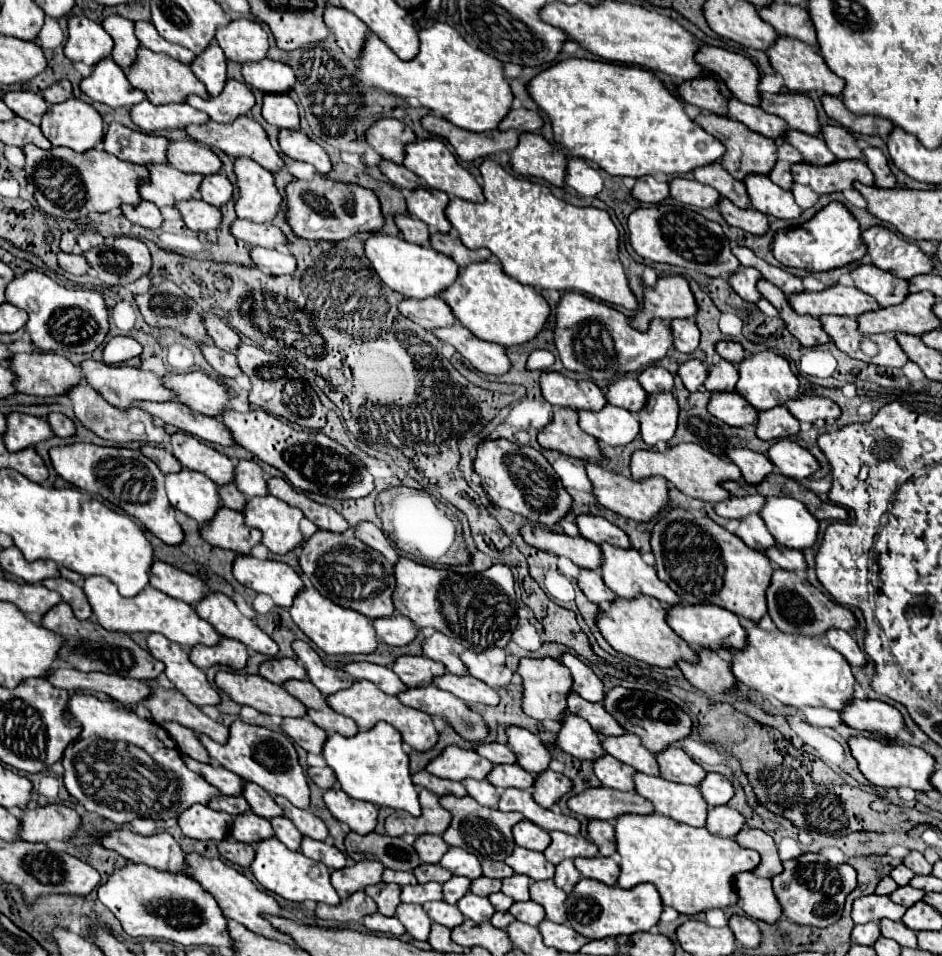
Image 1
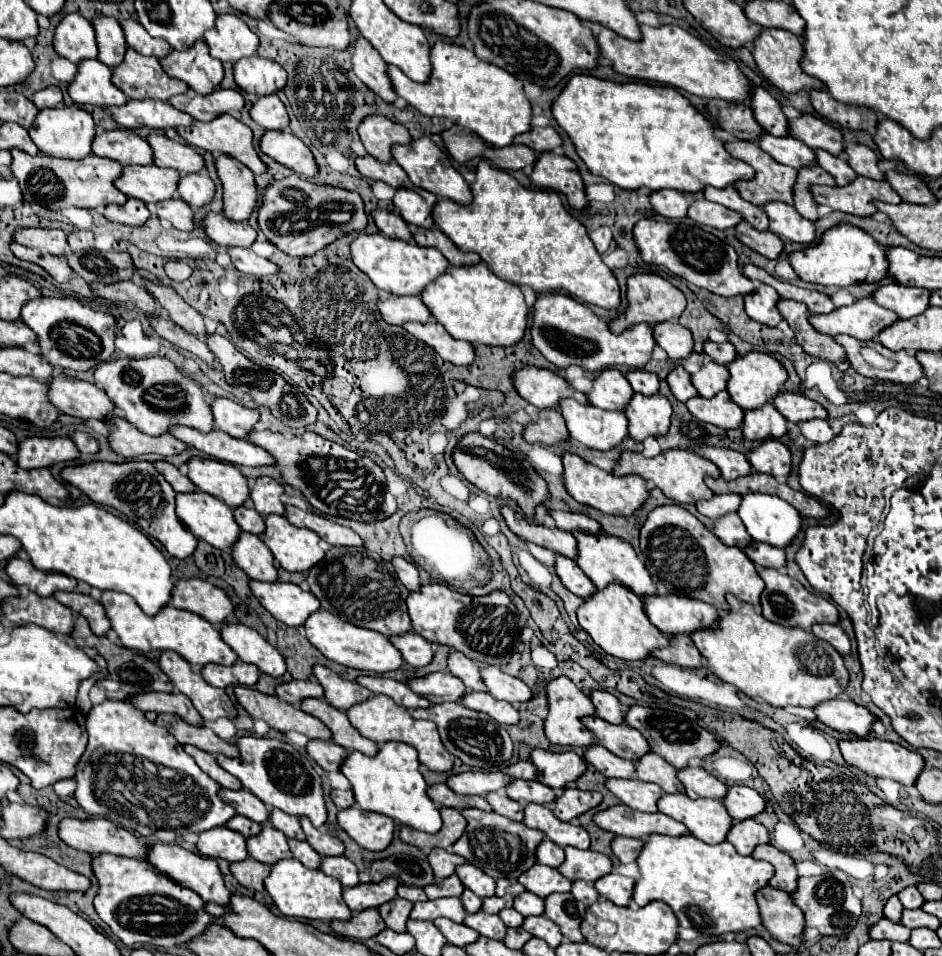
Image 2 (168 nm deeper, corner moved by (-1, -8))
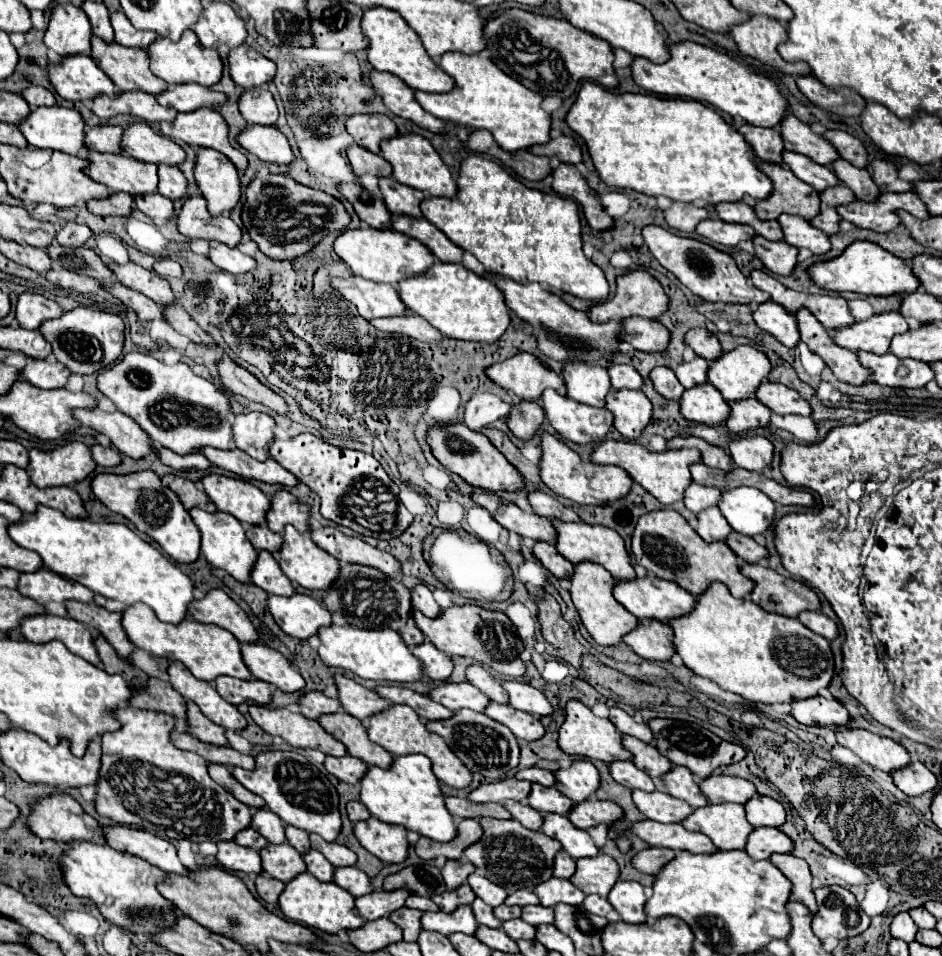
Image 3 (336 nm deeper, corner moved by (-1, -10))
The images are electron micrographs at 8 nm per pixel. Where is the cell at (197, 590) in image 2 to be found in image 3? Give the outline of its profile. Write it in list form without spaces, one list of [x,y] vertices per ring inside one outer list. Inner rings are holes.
[[[210,590],[204,598],[192,600],[188,604],[188,616],[204,622],[216,624],[228,632],[232,632],[240,642],[256,642],[258,634],[246,616],[246,612],[224,592],[224,590]]]

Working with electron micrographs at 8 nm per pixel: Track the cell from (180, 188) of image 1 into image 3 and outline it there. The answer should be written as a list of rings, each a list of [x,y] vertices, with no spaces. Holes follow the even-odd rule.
[[[90,154],[90,166],[86,172],[108,186],[110,192],[128,192],[132,196],[152,194],[158,190],[158,166],[146,164],[126,154]]]

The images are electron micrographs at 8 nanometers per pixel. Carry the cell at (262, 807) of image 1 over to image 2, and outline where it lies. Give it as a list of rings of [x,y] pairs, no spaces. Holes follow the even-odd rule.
[[[272,810],[272,816],[270,816],[270,824],[284,832],[288,838],[296,838],[296,840],[304,840],[304,832],[302,832],[302,826],[300,826],[300,820],[296,816],[290,816],[282,810]]]

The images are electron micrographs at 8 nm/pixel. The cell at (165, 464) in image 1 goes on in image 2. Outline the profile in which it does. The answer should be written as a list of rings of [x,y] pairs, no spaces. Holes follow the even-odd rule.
[[[156,462],[156,470],[166,478],[166,482],[176,490],[176,492],[194,492],[196,486],[190,482],[188,476],[184,476],[176,466],[168,462]]]

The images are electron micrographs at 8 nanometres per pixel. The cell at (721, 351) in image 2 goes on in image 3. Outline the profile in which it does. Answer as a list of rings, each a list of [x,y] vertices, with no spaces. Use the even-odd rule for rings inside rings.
[[[694,328],[688,332],[686,336],[688,346],[702,358],[706,358],[708,362],[714,362],[718,356],[722,356],[722,346],[716,334],[708,332],[706,328]]]

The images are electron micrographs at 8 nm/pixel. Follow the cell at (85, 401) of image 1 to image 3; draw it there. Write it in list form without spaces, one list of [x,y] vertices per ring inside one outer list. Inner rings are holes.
[[[154,446],[154,452],[162,460],[162,464],[166,464],[174,470],[204,470],[210,466],[210,462],[198,452],[176,454],[176,452],[170,452],[168,448],[156,448],[156,446]]]

